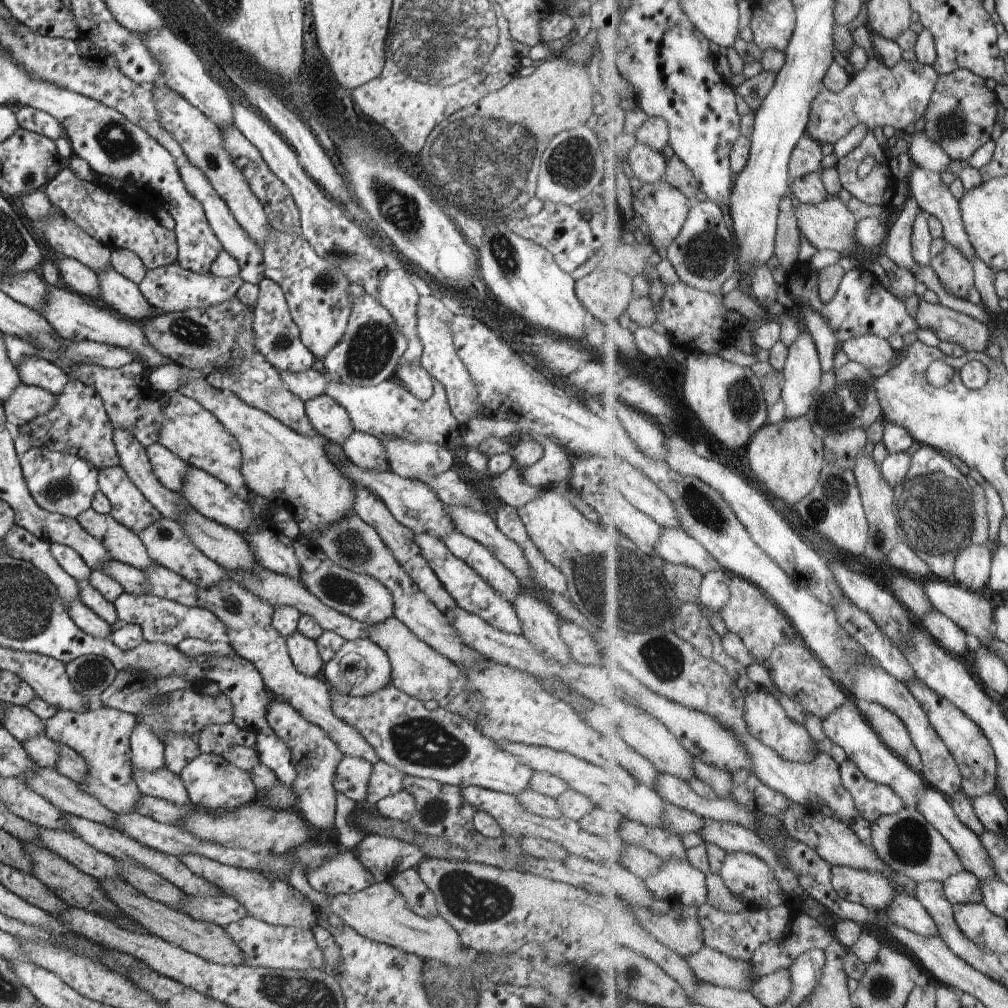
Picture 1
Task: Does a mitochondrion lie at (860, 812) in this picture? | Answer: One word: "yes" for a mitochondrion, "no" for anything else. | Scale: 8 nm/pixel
no

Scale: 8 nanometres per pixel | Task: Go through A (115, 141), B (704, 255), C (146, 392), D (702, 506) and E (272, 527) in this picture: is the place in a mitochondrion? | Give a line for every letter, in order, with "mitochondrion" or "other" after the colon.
A: mitochondrion
B: mitochondrion
C: other
D: mitochondrion
E: other

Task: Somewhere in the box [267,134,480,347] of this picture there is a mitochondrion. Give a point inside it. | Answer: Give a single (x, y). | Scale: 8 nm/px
(402, 211)

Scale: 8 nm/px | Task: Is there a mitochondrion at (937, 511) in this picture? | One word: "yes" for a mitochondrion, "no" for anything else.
yes

